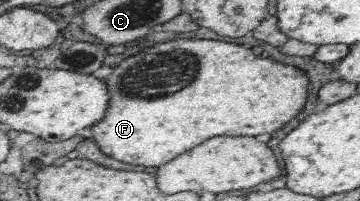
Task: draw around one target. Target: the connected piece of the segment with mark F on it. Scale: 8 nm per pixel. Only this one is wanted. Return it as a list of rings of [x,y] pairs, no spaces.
[[[178,39],[177,41],[168,41],[168,43],[153,44],[147,49],[141,50],[139,53],[123,60],[120,65],[114,68],[114,72],[106,76],[106,90],[108,90],[109,106],[106,109],[104,117],[89,129],[92,132],[92,139],[99,147],[99,150],[122,163],[132,163],[132,165],[142,165],[142,167],[158,167],[164,165],[168,161],[172,161],[174,157],[178,157],[180,153],[194,149],[196,145],[200,145],[206,139],[212,139],[216,135],[242,135],[242,137],[256,137],[262,133],[272,133],[278,127],[282,127],[284,123],[288,123],[294,115],[304,108],[307,98],[308,78],[298,68],[288,65],[282,65],[272,59],[262,59],[261,56],[255,57],[249,47],[235,45],[232,43],[223,43],[222,41],[210,41],[208,39]]]

